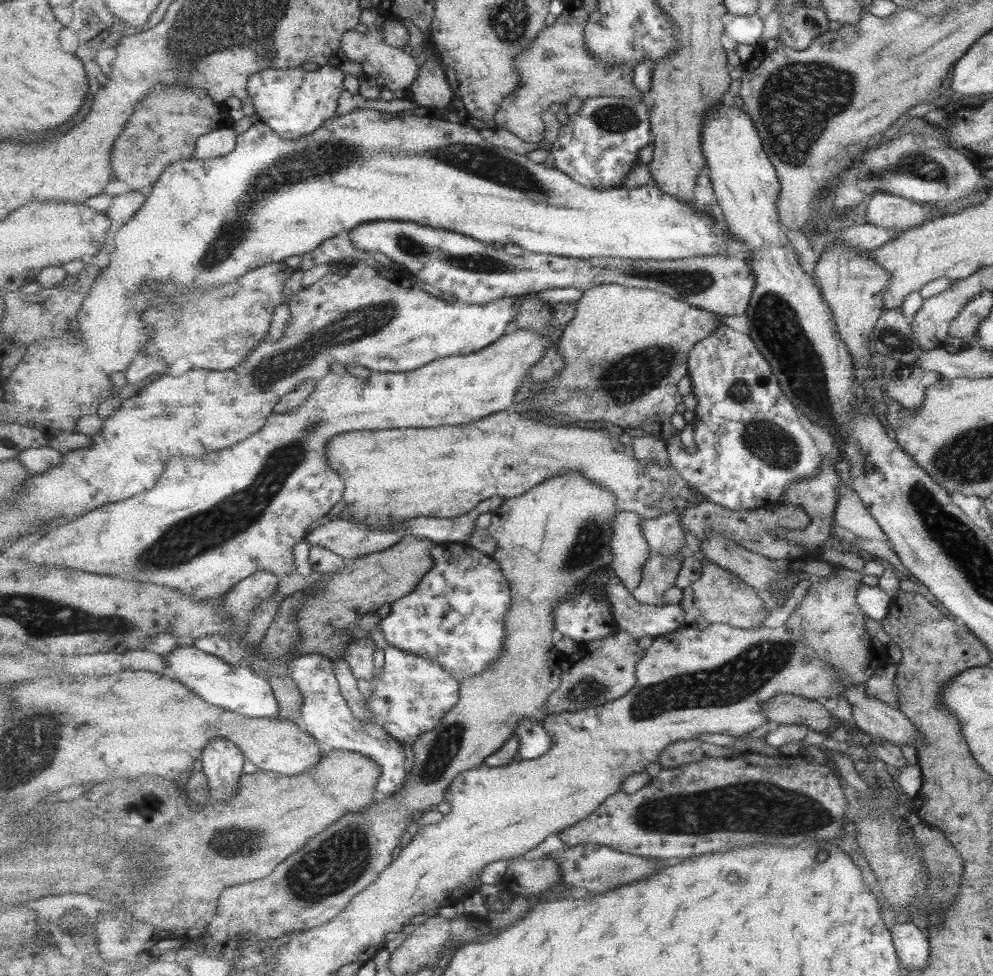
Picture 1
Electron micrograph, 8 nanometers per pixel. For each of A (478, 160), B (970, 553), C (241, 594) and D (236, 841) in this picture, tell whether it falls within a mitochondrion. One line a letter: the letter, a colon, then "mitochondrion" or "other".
A: mitochondrion
B: mitochondrion
C: other
D: mitochondrion

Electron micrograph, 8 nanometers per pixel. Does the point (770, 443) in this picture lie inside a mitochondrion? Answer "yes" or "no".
yes

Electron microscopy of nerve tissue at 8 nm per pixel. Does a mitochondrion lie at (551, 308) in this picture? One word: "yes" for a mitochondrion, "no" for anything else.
no

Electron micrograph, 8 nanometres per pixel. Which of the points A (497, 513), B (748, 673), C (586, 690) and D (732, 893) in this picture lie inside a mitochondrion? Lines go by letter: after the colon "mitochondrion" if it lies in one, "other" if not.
A: other
B: mitochondrion
C: mitochondrion
D: other

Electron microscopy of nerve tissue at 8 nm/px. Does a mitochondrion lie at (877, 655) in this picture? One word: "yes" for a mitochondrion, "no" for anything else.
no

